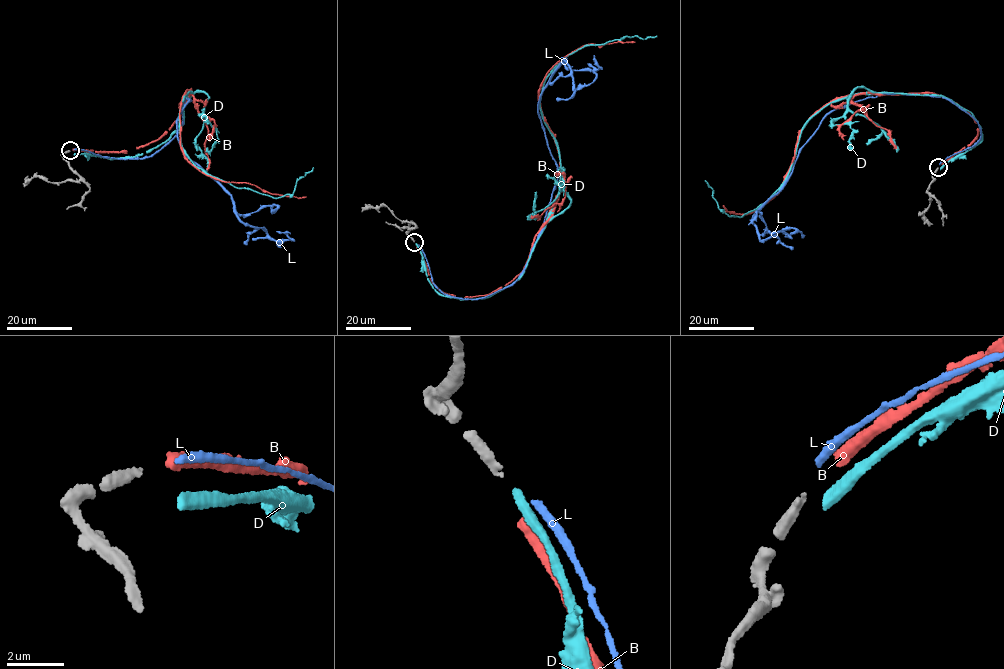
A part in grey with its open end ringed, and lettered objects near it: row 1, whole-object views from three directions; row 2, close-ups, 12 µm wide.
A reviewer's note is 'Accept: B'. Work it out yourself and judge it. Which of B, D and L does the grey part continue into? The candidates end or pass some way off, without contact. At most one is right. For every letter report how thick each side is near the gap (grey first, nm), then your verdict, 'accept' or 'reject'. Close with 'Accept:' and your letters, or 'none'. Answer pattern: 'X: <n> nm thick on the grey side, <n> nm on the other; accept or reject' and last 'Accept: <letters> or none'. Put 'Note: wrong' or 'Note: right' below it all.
B: 280 nm thick on the grey side, 440 nm on the other; accept
D: 280 nm thick on the grey side, 420 nm on the other; reject
L: 280 nm thick on the grey side, 280 nm on the other; reject
Accept: B
Note: right

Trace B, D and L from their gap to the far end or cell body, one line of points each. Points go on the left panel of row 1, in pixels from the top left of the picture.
B: (73, 150), (127, 151), (159, 139), (190, 89), (179, 108), (185, 158), (218, 180), (306, 197)
D: (73, 153), (158, 147), (183, 121), (189, 90), (180, 140), (212, 175), (276, 198), (313, 167)
L: (73, 149), (155, 154), (189, 99), (176, 119), (185, 156), (245, 224), (292, 239), (276, 231)

